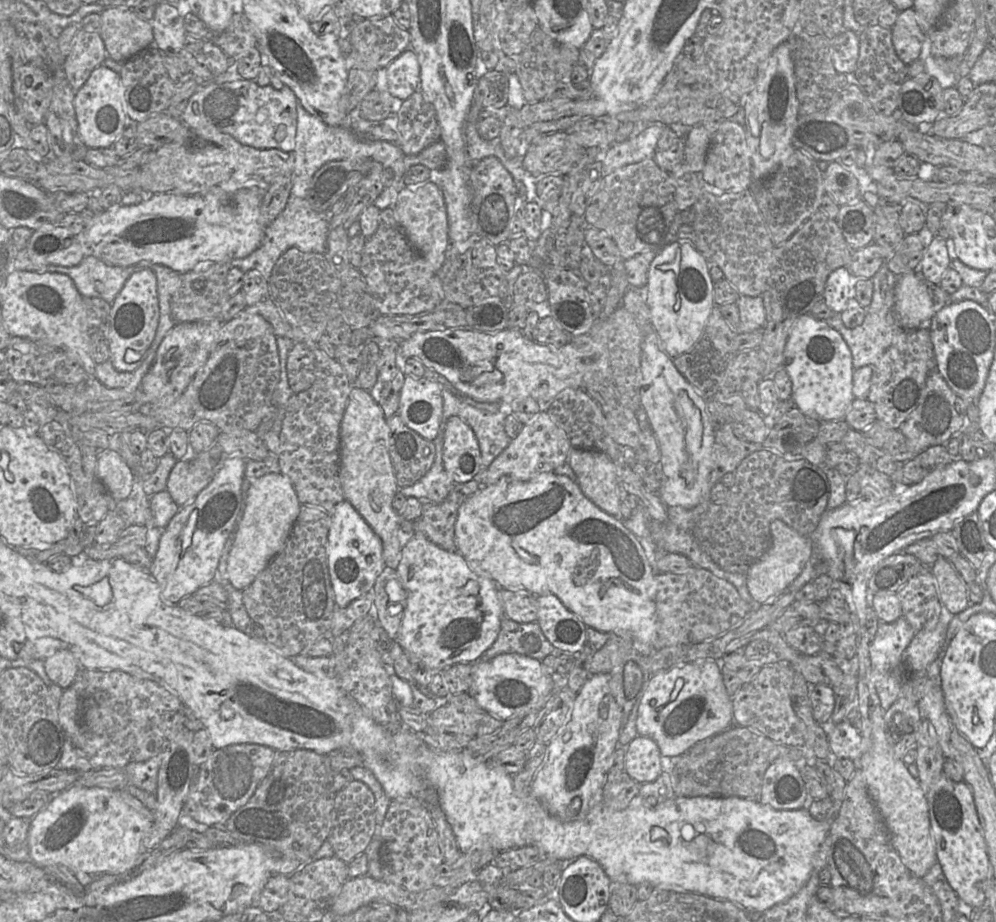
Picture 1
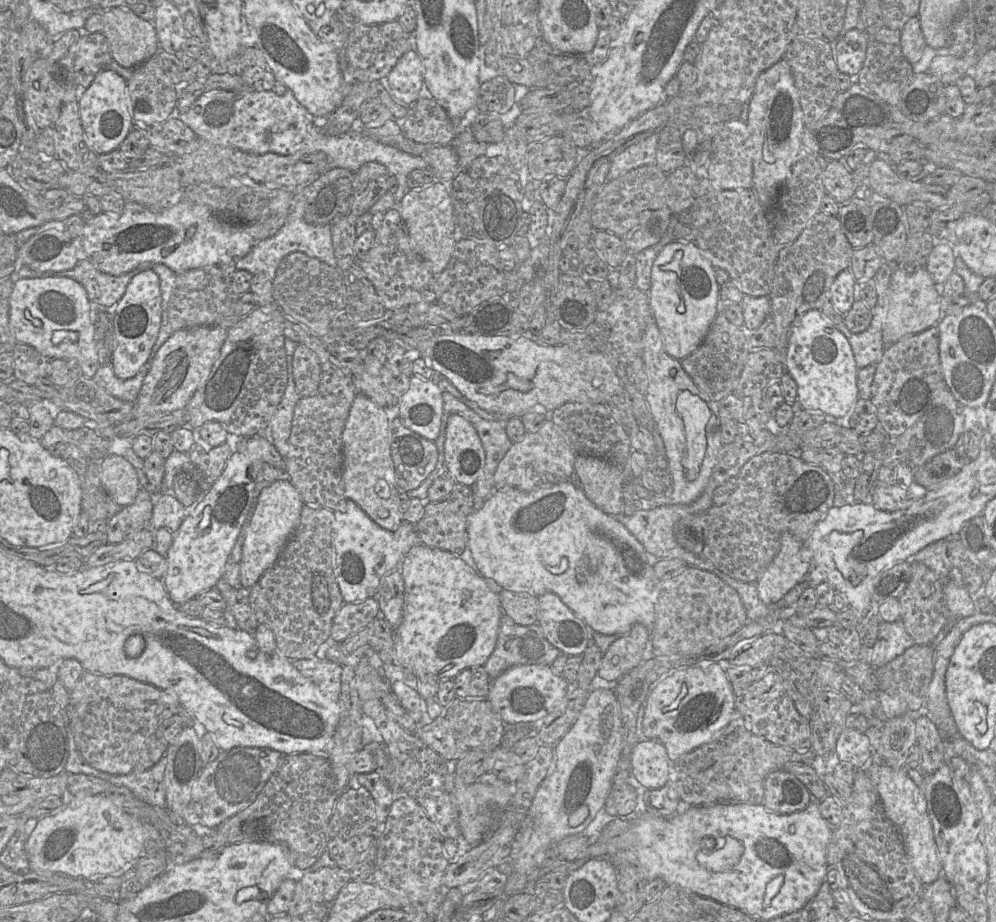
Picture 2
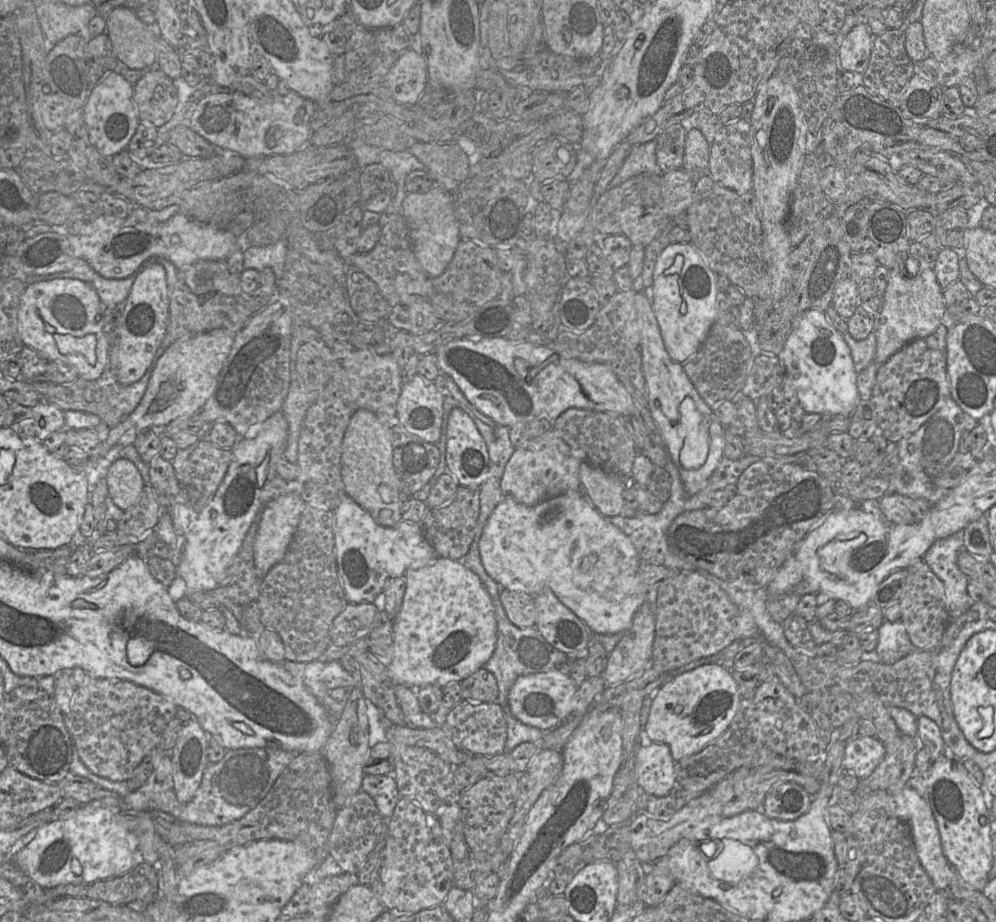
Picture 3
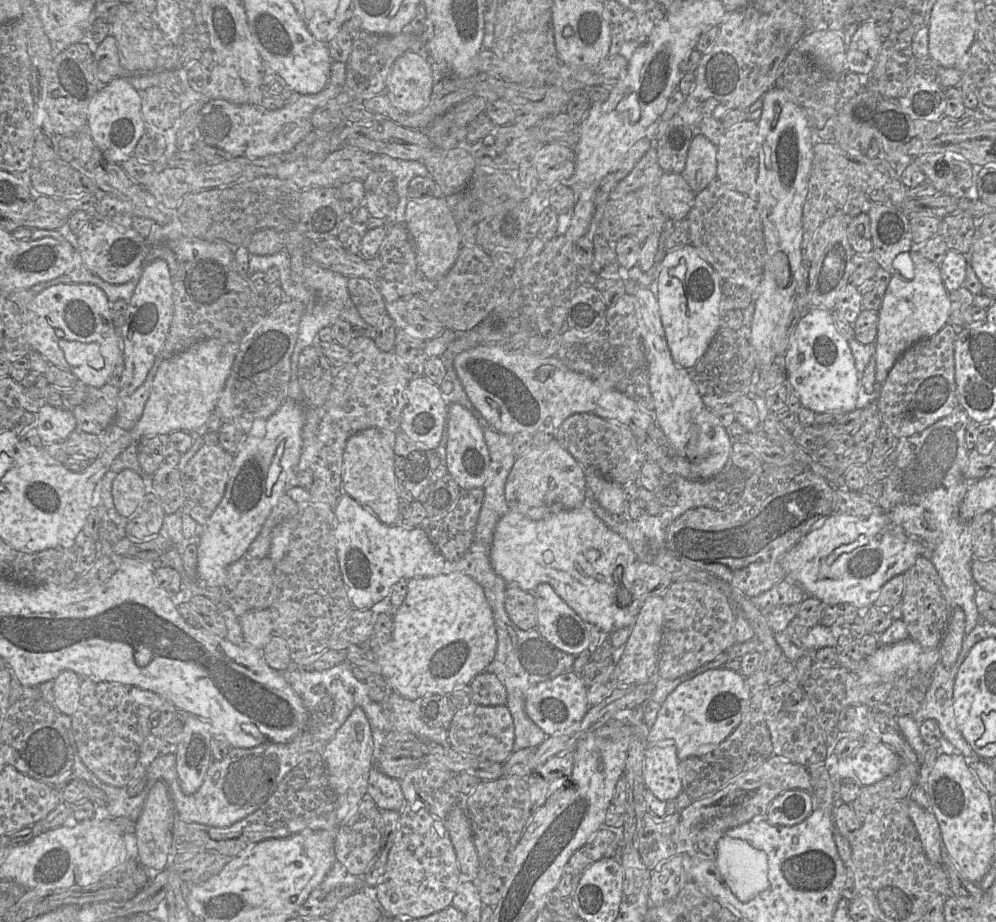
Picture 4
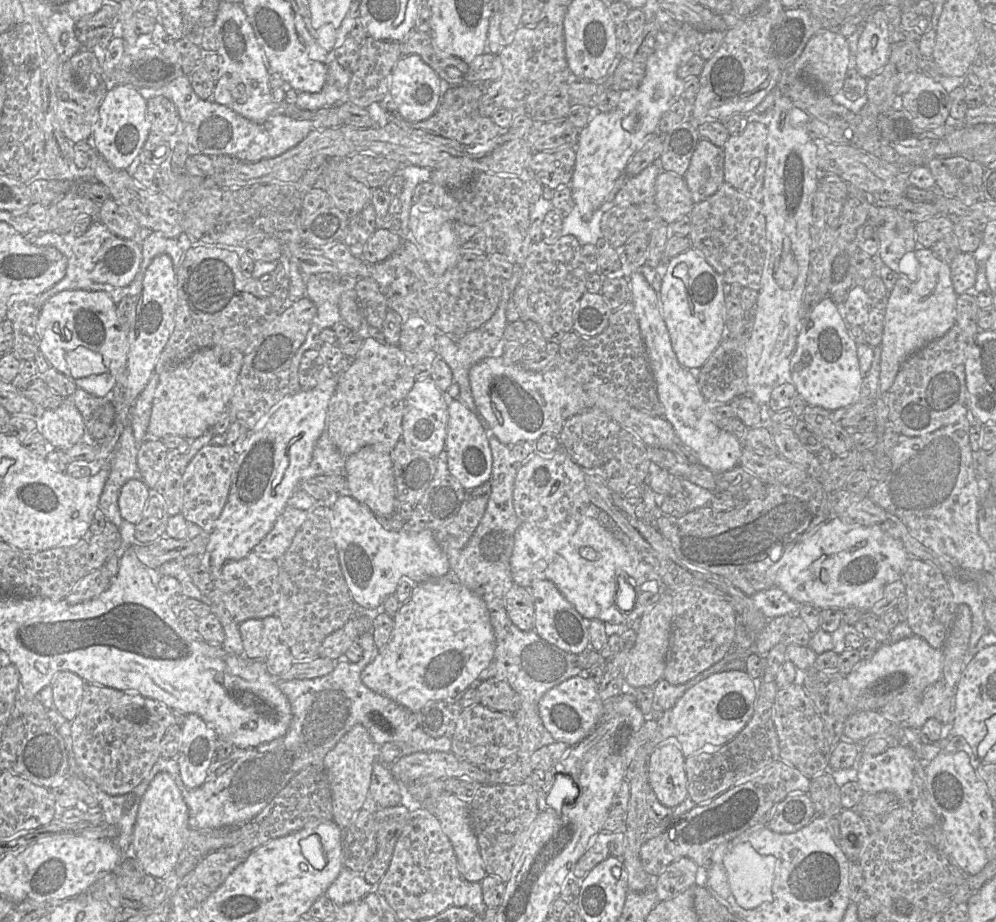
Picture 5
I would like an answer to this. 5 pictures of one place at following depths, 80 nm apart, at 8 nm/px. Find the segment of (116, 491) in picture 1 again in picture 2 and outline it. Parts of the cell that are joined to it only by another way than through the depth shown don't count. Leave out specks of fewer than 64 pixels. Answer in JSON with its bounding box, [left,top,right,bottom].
[99,454,141,507]

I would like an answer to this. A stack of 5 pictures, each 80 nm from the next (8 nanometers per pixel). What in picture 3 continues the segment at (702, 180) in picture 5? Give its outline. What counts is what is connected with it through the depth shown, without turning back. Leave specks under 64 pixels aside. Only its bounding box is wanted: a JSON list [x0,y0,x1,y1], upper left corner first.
[682,128,710,177]

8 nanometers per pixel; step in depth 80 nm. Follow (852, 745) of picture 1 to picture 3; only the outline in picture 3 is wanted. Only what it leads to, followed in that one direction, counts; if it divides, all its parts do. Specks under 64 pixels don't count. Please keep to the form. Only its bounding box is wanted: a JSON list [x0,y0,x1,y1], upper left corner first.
[843,736,886,780]

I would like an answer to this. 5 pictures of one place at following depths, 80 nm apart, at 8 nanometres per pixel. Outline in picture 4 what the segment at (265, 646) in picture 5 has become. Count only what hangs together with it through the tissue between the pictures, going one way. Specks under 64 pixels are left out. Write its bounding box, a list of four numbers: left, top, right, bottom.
[239,609,274,650]

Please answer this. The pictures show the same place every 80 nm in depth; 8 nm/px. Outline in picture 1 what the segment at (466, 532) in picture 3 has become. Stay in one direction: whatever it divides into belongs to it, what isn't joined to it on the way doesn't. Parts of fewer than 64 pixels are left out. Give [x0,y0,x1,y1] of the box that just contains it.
[414,485,465,552]

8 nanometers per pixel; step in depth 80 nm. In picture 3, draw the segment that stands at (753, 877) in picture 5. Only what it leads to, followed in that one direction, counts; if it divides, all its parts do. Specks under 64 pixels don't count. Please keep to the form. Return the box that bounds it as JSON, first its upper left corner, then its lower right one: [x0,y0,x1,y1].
[708,839,758,884]

